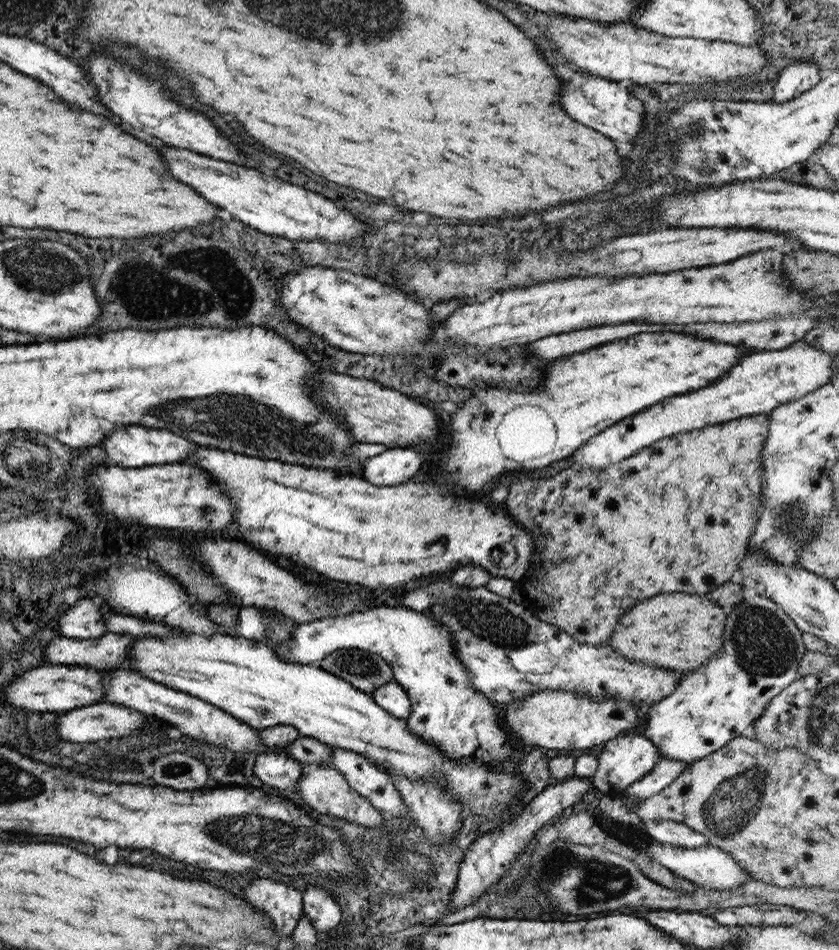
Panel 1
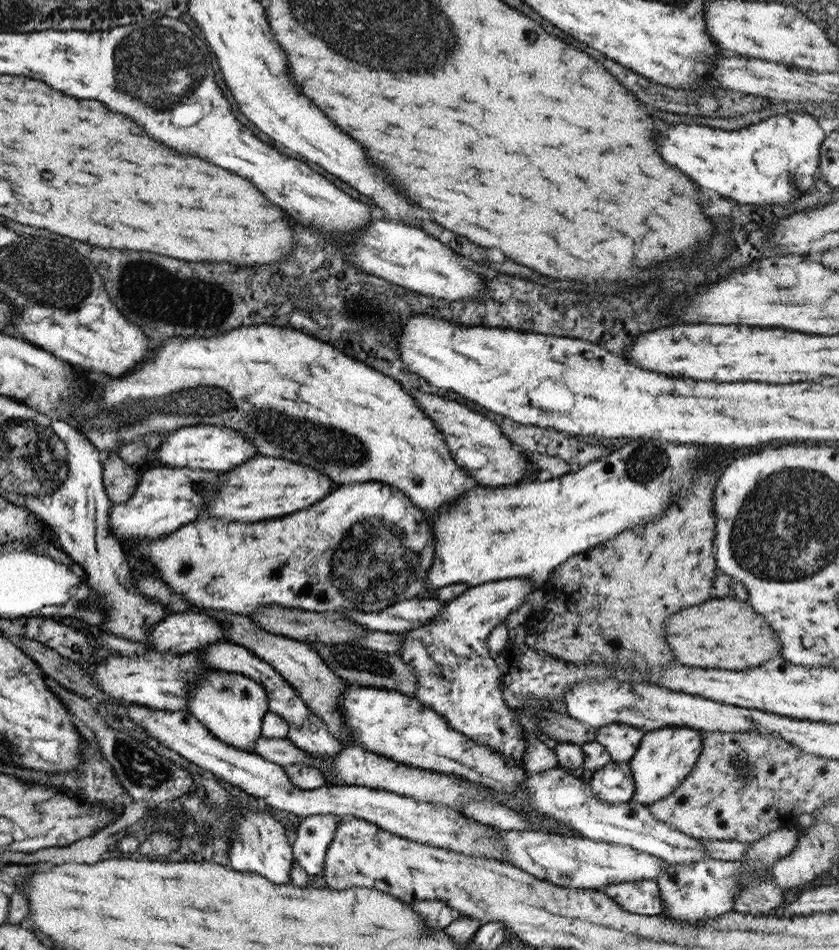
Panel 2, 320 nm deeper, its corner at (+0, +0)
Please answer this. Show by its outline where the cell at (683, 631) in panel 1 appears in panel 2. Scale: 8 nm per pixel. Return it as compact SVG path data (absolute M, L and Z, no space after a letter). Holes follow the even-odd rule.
M729 597L711 598L691 608L682 608L668 615L663 625L668 650L675 656L677 664L697 666L699 668L741 670L753 668L767 662L772 656L778 656L782 649L779 639L771 636L771 628L765 619L753 610L746 601L738 601Z

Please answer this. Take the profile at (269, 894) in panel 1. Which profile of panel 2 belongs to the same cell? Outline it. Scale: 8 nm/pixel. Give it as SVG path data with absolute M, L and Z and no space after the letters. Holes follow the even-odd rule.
M245 809L230 828L230 832L231 838L227 851L229 868L260 874L275 884L290 882L289 873L294 860L291 842L287 839L282 824L271 813Z

